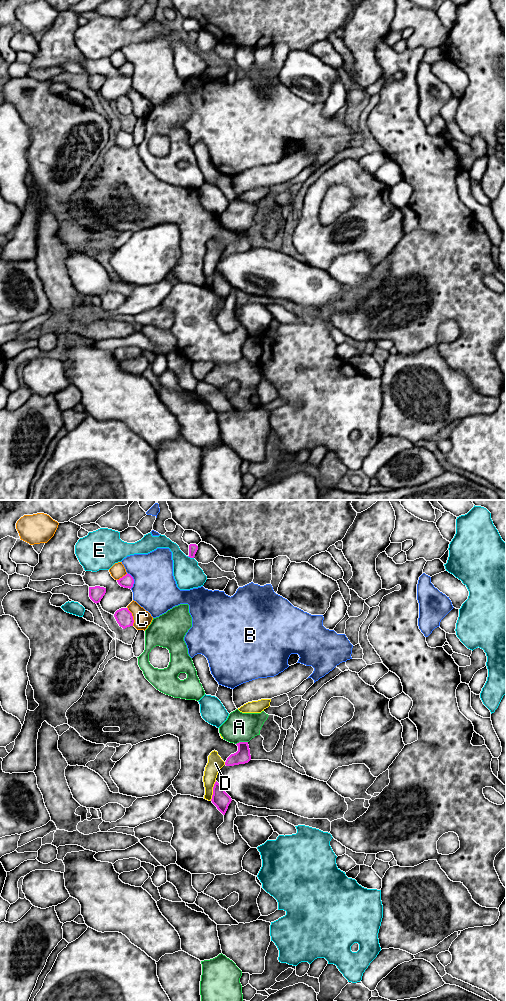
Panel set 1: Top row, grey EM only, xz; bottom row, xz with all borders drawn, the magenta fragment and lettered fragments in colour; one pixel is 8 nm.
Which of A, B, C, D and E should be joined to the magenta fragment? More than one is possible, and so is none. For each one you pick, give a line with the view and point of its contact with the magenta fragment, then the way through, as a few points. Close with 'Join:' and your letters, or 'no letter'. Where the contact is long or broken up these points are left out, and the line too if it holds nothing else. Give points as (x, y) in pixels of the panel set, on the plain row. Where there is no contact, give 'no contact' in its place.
Join: no letter

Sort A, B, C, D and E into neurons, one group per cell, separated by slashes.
A / B / C D / E

